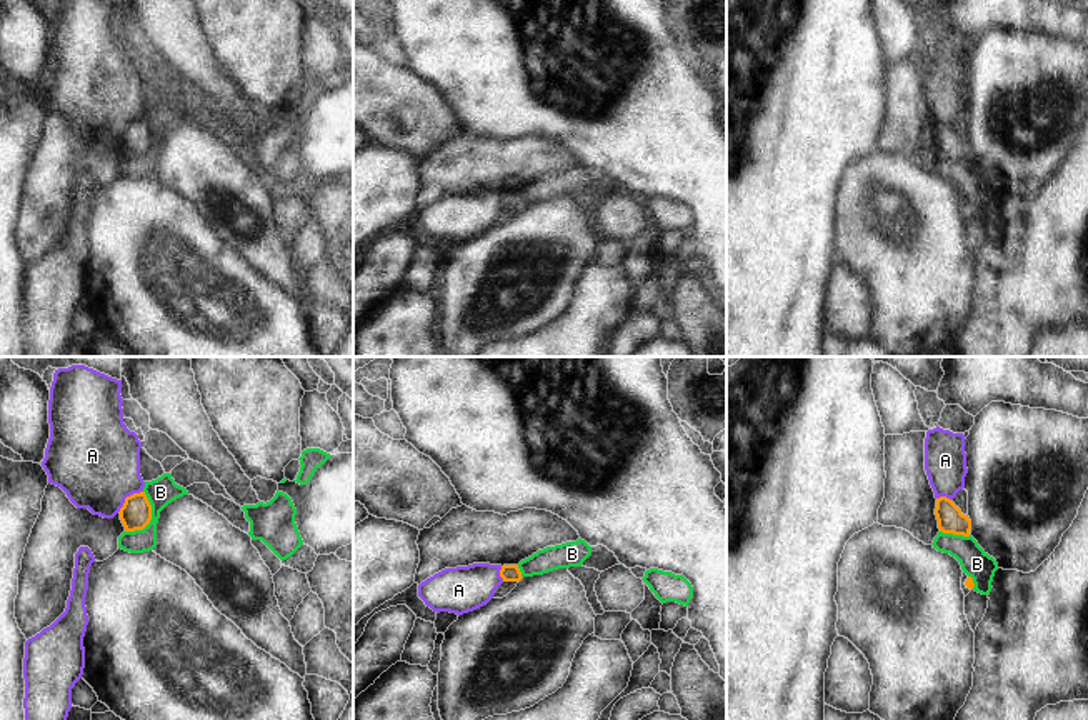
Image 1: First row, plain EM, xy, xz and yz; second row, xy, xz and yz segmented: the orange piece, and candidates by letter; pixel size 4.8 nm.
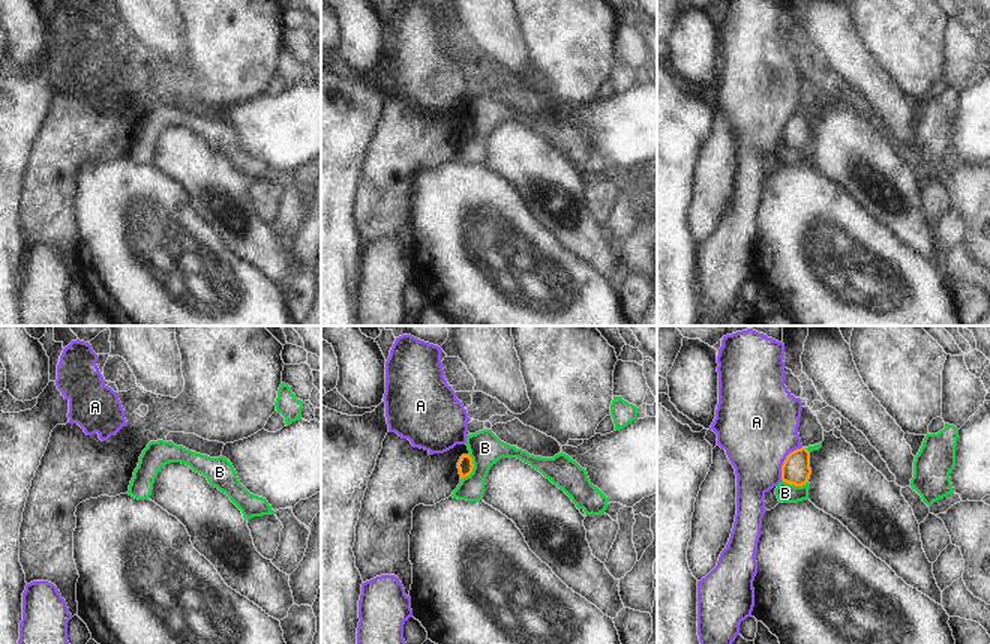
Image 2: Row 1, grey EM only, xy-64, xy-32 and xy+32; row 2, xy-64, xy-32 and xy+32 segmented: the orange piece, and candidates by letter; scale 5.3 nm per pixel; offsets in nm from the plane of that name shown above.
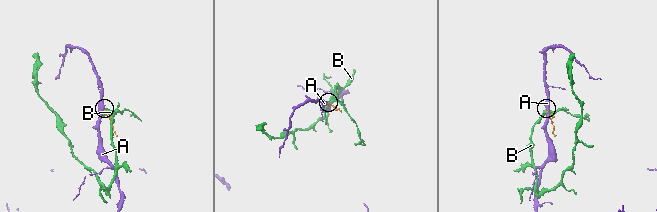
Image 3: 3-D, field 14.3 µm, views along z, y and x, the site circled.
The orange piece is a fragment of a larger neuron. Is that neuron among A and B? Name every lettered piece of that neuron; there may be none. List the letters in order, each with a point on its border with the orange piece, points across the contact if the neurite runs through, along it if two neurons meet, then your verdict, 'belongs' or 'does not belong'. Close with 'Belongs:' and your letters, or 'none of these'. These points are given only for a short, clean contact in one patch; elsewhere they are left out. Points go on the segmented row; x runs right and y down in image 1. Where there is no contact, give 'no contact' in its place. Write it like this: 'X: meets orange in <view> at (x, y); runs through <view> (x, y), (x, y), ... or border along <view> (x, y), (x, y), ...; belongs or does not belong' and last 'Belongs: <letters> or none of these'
A: meets orange in xy at (127, 497); border along xy (142, 490), (129, 495), (117, 512); does not belong
B: meets orange in xy at (150, 519); does not belong
Belongs: none of these

